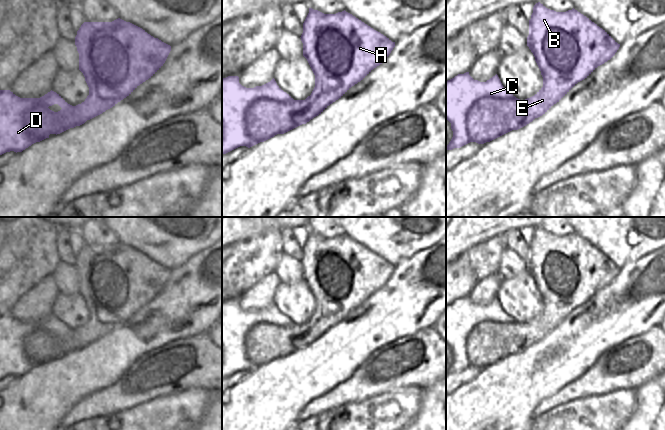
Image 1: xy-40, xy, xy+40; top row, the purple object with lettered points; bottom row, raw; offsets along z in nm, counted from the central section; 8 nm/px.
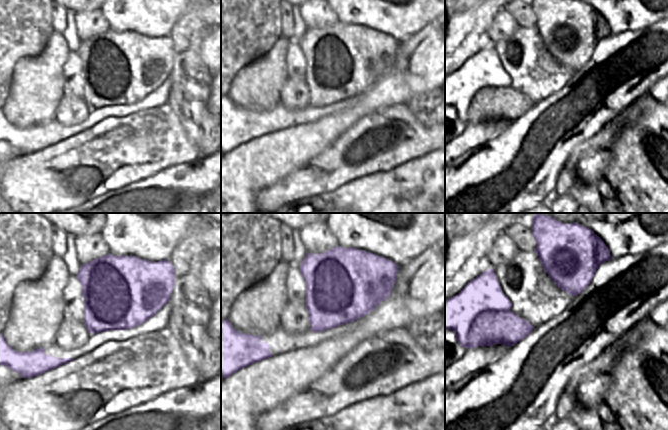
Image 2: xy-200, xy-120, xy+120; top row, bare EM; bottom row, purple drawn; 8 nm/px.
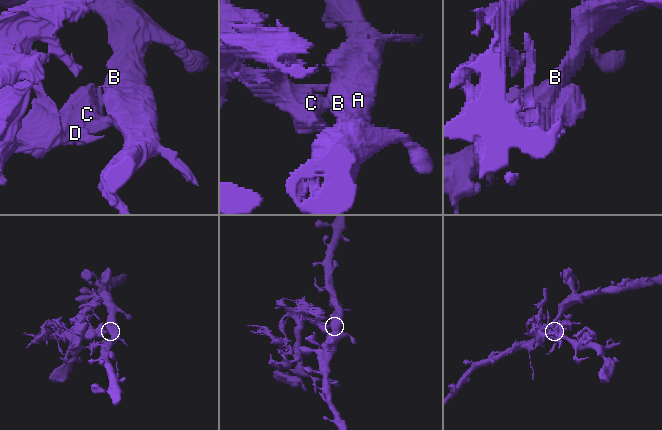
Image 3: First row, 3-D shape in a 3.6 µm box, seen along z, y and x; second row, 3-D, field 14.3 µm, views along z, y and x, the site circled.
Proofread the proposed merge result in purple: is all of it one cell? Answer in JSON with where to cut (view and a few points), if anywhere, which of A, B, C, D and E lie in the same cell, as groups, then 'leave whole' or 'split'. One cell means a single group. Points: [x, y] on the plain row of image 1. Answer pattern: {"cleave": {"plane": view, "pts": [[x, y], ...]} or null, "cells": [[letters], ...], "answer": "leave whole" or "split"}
{"cleave": {"plane": "xy+40", "pts": [[525, 323], [531, 326], [531, 333], [536, 341]]}, "cells": [["A", "B", "E"], ["C", "D"]], "answer": "split"}

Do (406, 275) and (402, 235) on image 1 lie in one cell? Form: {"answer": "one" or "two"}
{"answer": "two"}

